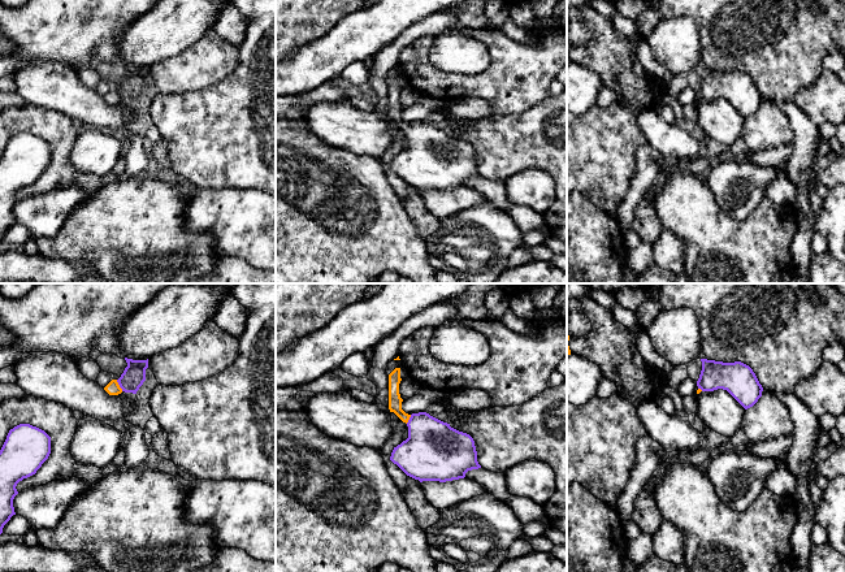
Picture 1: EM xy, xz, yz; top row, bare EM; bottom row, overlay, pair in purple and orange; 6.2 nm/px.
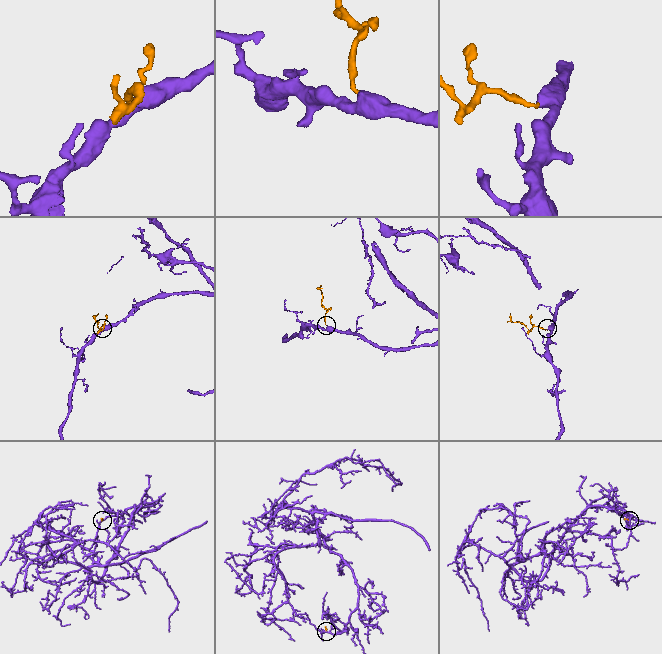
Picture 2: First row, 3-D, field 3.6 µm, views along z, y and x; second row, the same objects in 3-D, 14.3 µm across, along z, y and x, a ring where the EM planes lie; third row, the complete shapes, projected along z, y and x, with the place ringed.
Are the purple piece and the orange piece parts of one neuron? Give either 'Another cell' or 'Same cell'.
Same cell

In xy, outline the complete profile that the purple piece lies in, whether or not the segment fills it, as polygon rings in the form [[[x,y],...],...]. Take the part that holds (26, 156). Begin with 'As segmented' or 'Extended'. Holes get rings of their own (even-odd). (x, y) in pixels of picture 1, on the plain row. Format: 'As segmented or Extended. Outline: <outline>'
As segmented. Outline: [[[30,133],[9,139],[0,159],[0,243],[14,221],[16,195],[36,182],[51,162],[51,146]]]

